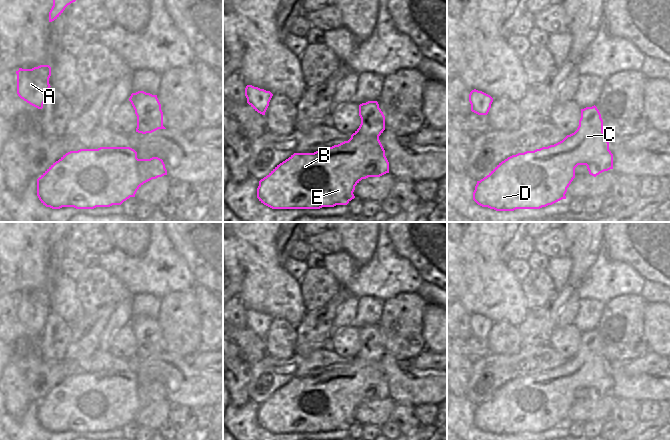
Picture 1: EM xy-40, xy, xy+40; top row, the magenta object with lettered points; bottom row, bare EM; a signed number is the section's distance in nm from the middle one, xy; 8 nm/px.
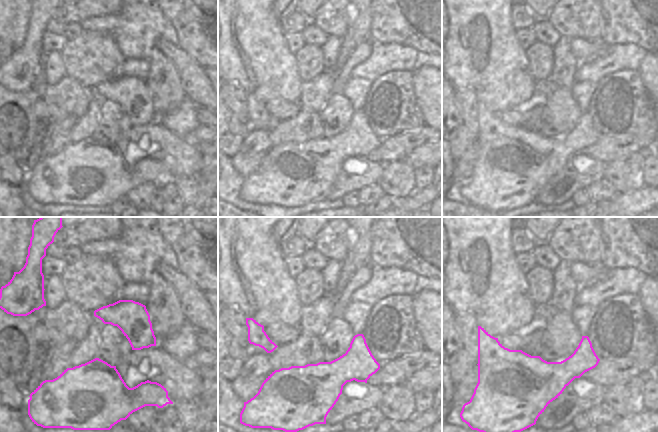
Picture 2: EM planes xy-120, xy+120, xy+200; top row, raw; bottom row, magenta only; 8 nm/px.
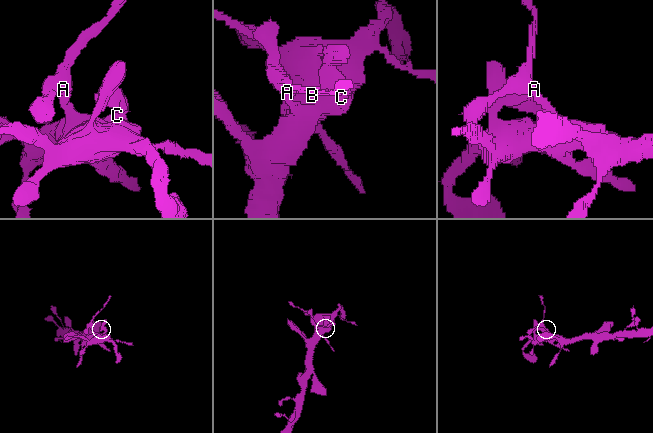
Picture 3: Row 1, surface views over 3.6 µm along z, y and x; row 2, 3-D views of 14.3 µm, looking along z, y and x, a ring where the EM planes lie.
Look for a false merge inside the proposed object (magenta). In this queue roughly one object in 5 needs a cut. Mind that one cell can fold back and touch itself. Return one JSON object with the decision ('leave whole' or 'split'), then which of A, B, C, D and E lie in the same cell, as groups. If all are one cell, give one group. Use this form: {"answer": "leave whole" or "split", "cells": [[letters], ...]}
{"answer": "leave whole", "cells": [["A", "B", "C", "D", "E"]]}

